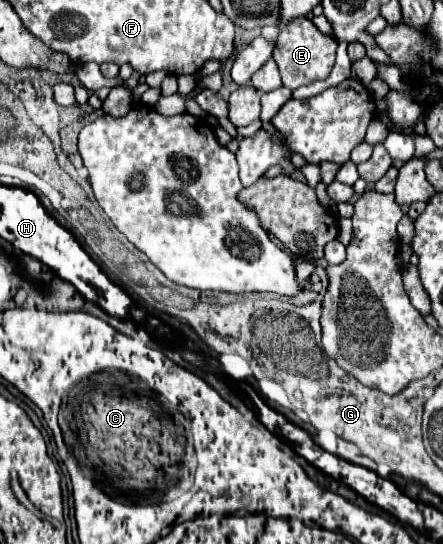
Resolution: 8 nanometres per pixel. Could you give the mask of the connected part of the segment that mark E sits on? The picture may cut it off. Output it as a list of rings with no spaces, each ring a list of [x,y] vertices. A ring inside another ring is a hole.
[[[296,17],[280,31],[272,57],[276,59],[276,65],[280,69],[282,85],[294,91],[302,85],[308,85],[318,79],[326,79],[330,75],[336,57],[336,41],[320,33],[308,17]]]

